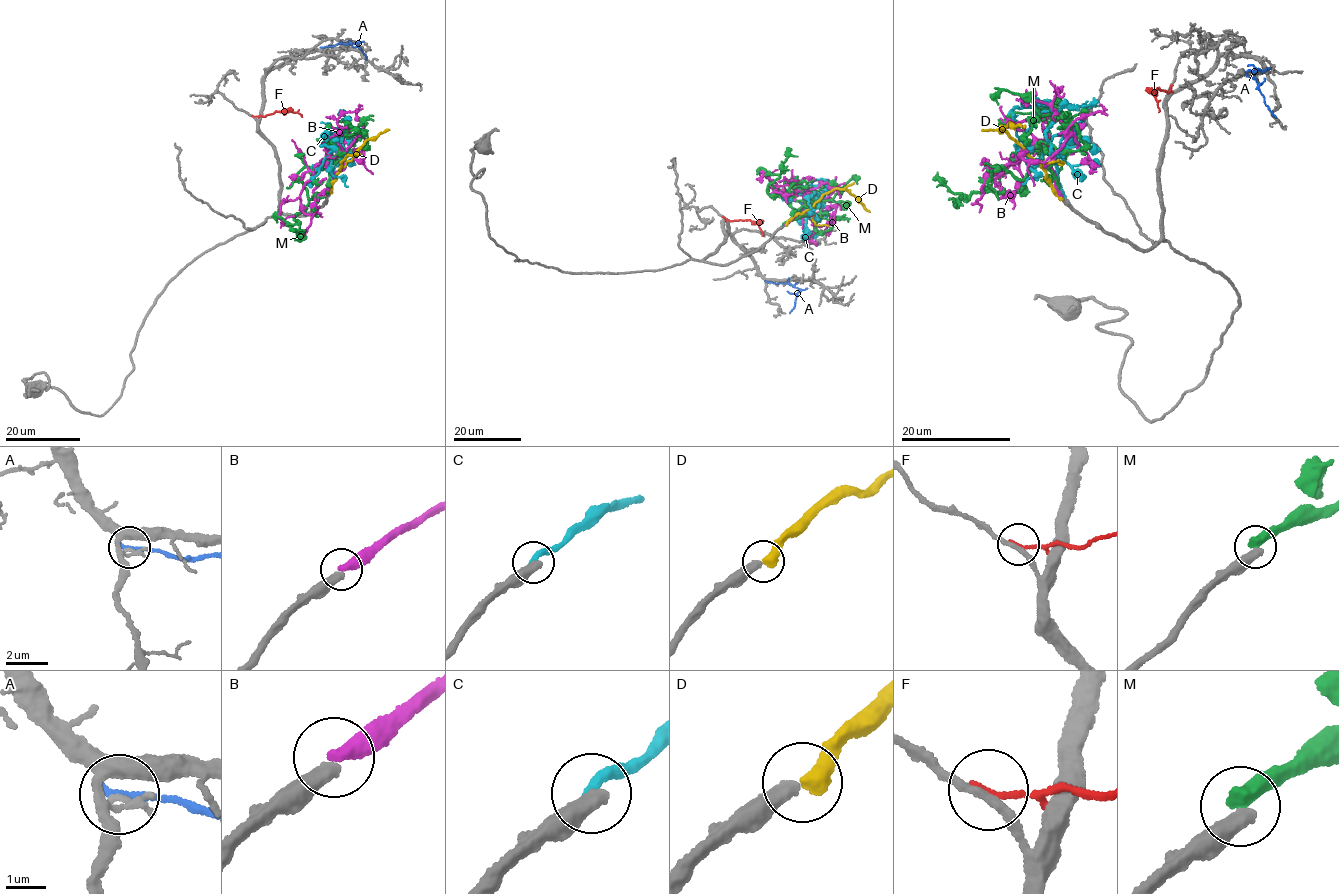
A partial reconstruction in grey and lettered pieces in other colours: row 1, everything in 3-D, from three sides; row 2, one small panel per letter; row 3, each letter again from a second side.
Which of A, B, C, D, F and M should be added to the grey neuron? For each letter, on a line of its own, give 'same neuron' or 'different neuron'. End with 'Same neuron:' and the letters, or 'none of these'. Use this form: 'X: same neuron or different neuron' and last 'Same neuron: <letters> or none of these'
A: different neuron
B: different neuron
C: different neuron
D: different neuron
F: different neuron
M: different neuron
Same neuron: none of these

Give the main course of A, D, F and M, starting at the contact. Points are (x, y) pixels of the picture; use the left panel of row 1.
A: (322, 47), (357, 42), (366, 60)
D: (330, 192), (341, 162), (368, 140), (389, 129)
F: (253, 116), (291, 111), (302, 117)
M: (328, 192), (341, 169), (338, 160), (297, 174), (308, 201), (294, 217), (300, 223), (296, 233), (305, 231)

